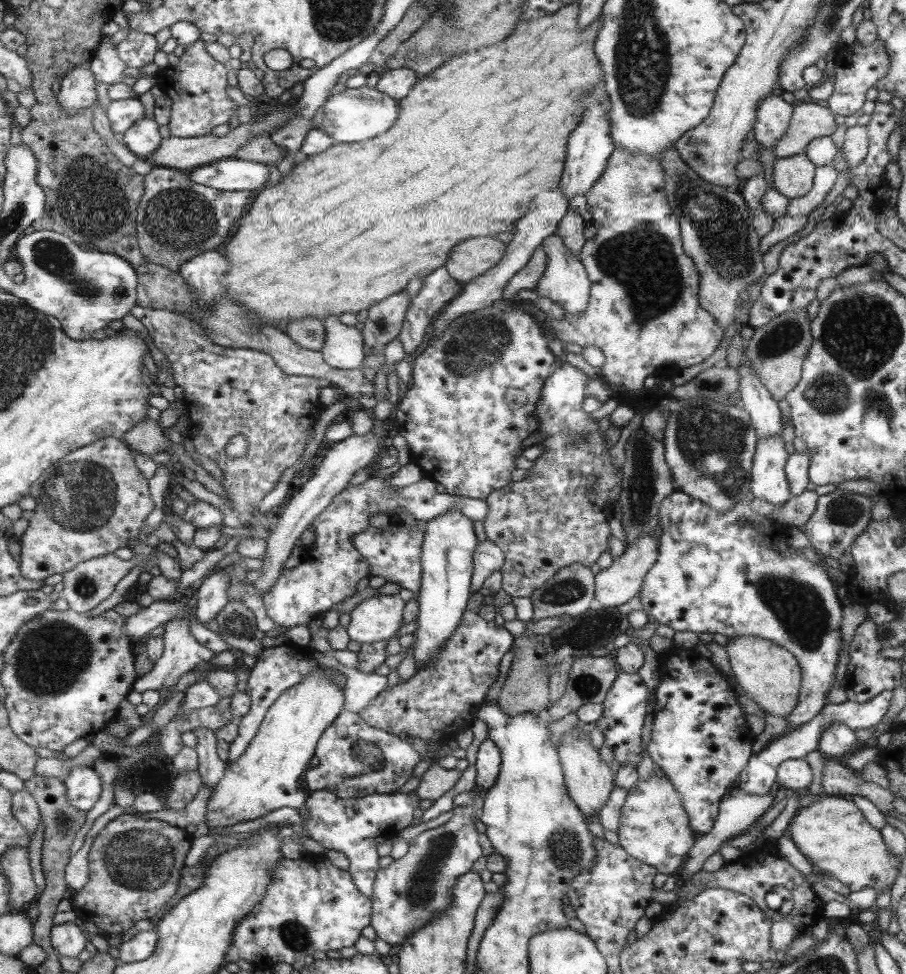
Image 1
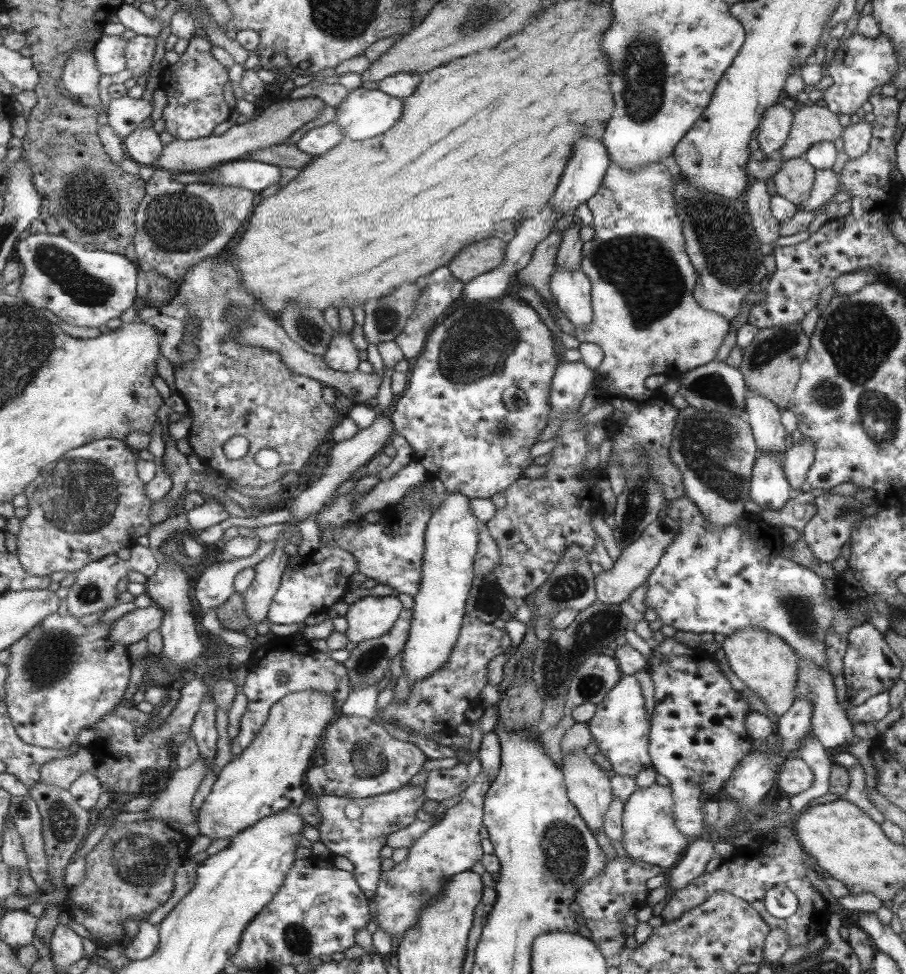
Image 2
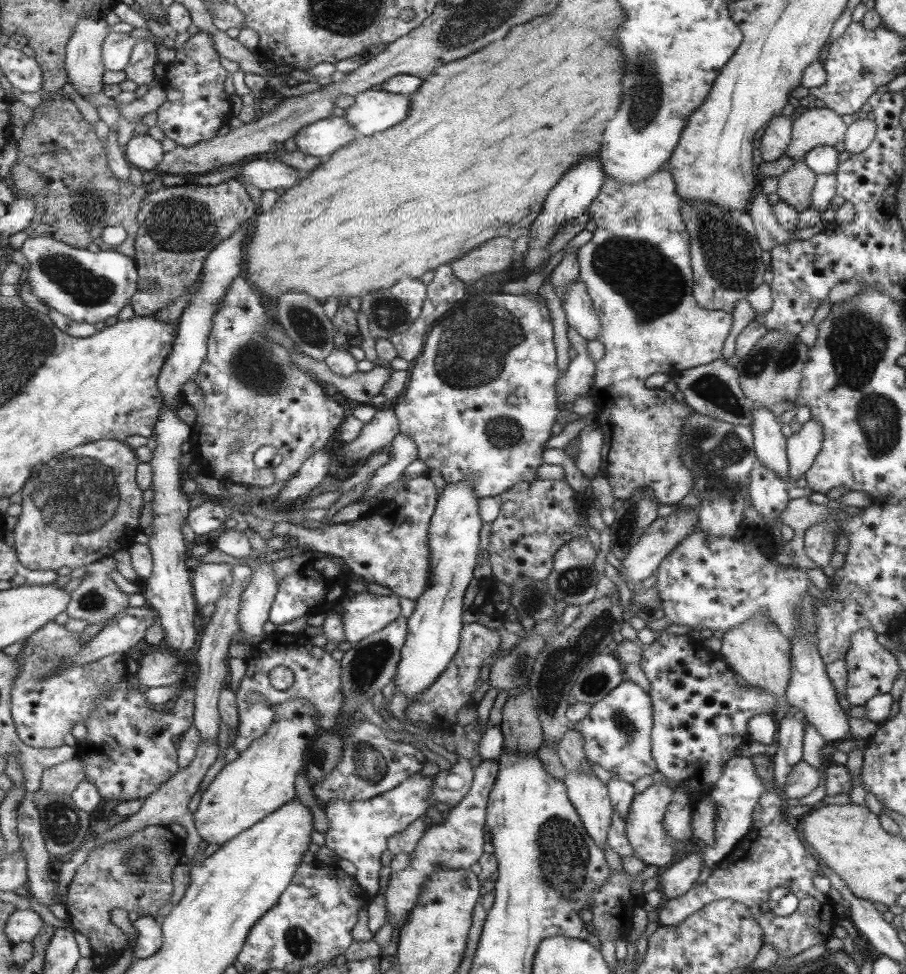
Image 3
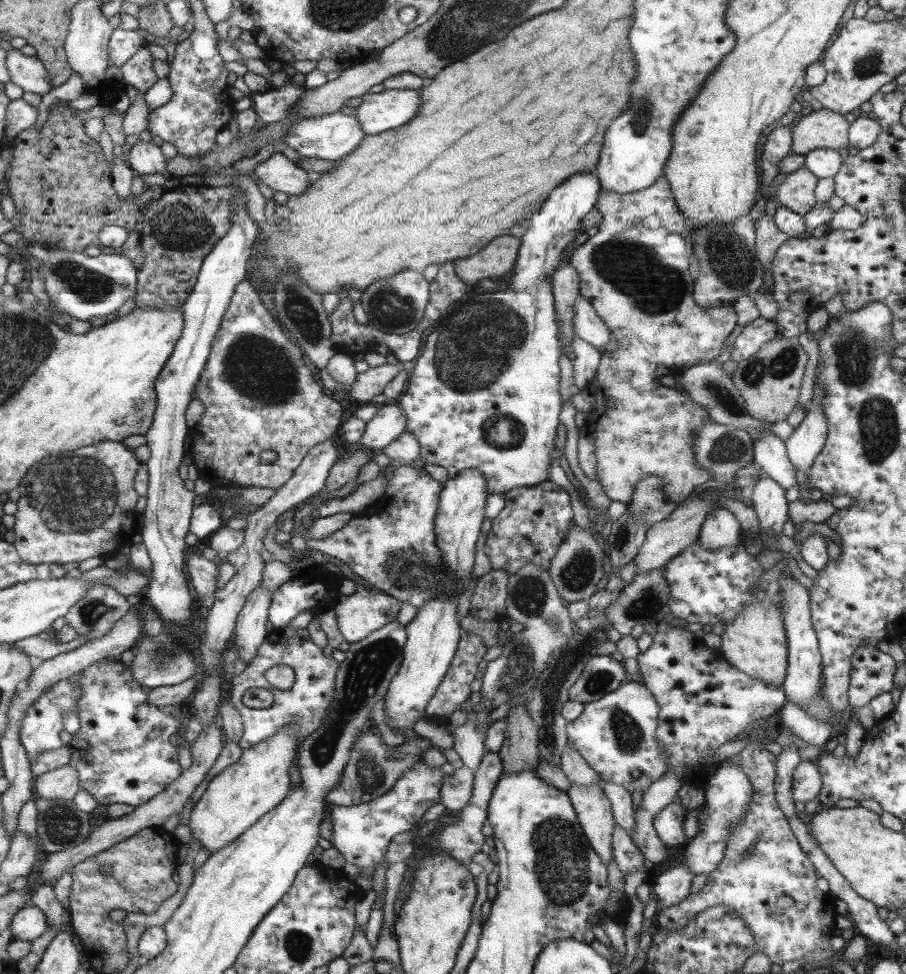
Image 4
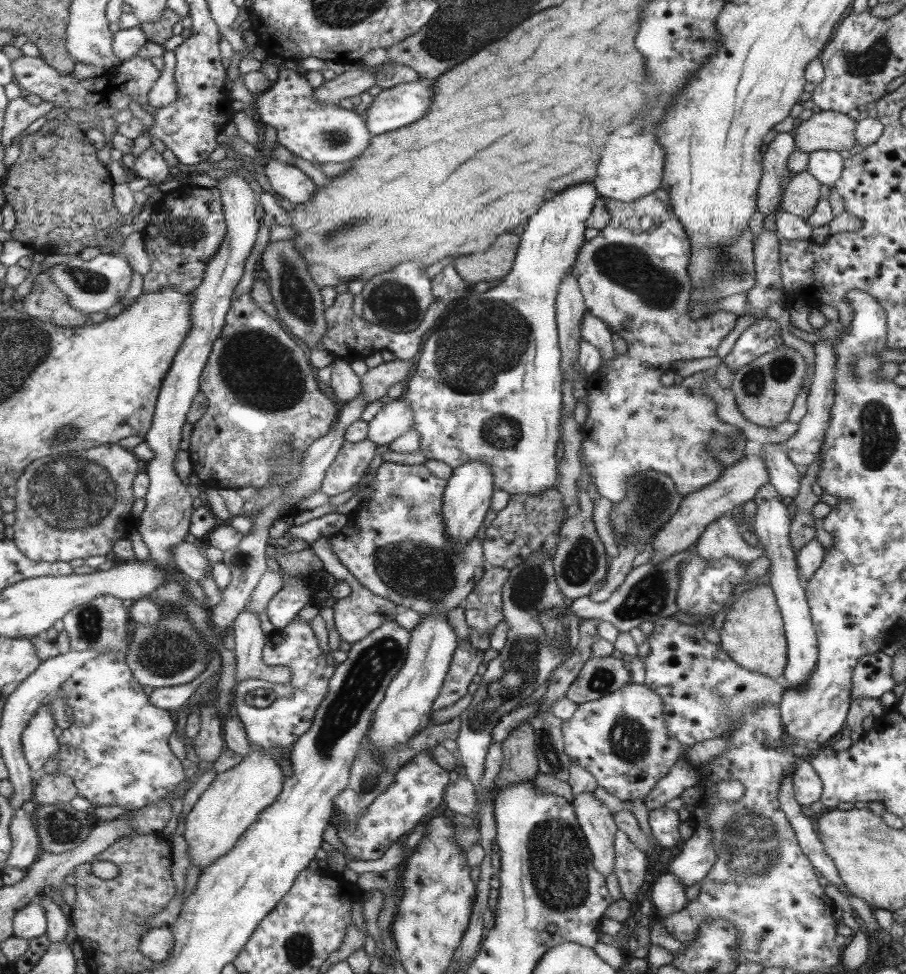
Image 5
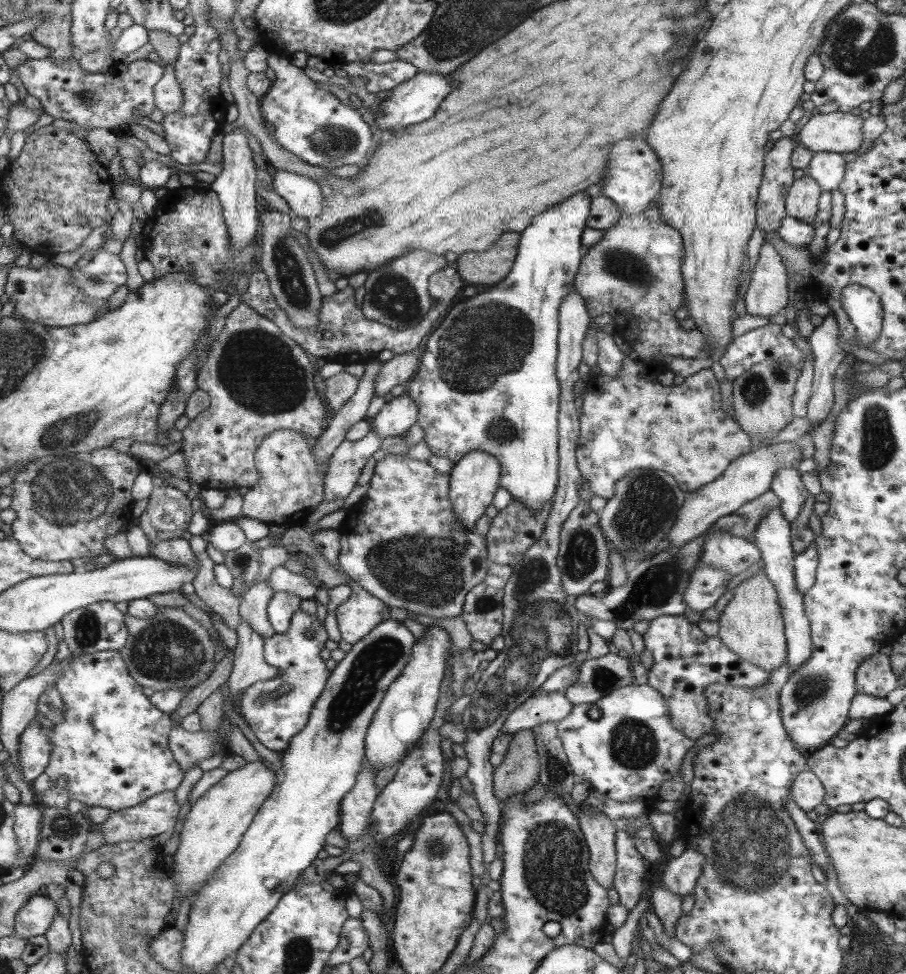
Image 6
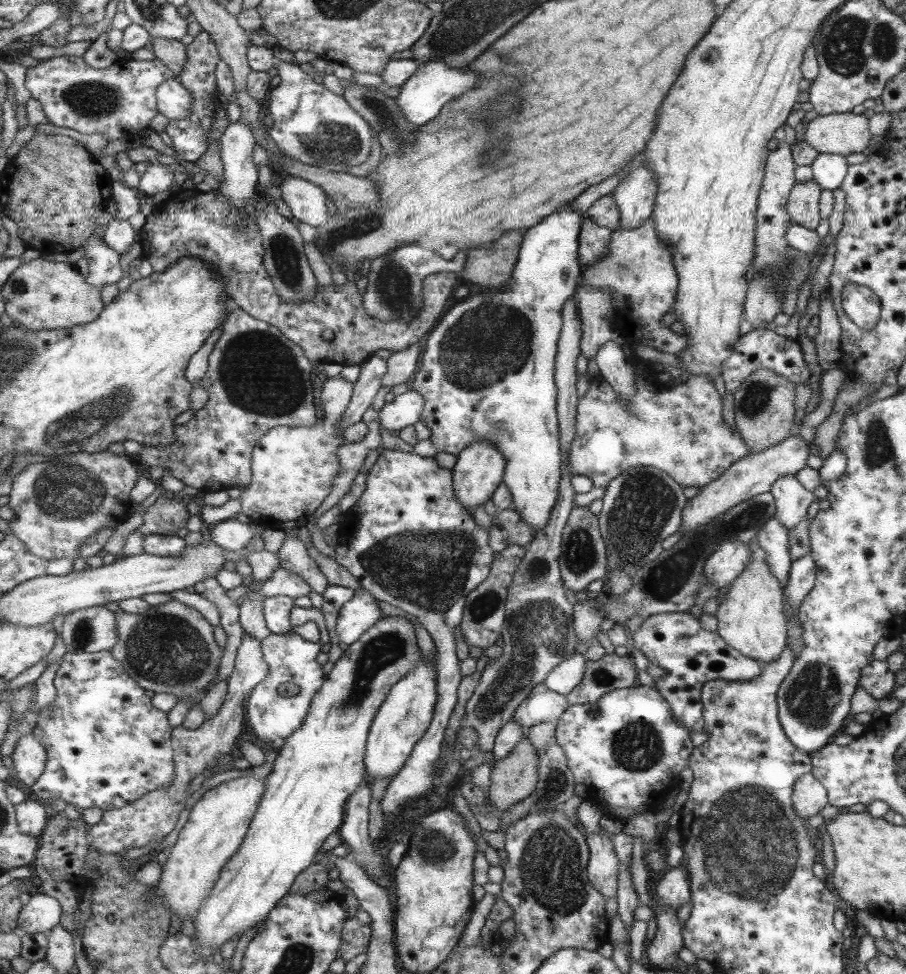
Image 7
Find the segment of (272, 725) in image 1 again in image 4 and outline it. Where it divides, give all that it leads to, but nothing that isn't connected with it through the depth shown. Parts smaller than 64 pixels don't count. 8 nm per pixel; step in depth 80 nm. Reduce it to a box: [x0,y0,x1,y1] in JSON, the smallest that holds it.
[189,726,297,854]

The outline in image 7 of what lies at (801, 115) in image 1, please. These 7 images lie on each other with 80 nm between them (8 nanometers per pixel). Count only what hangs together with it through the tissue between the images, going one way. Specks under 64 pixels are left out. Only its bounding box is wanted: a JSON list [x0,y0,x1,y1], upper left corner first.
[798,112,871,157]

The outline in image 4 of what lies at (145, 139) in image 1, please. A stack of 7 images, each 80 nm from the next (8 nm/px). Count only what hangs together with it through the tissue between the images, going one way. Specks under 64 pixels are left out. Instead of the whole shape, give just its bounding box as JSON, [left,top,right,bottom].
[127,141,167,176]

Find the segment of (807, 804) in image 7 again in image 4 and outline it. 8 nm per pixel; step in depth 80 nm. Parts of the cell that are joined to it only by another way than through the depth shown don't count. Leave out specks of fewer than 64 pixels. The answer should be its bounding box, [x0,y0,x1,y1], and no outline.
[792,760,823,802]

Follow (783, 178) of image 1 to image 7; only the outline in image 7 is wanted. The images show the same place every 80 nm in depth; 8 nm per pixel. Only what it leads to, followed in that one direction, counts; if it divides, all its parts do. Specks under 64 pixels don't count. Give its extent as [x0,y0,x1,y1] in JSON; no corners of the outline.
[787,179,820,231]

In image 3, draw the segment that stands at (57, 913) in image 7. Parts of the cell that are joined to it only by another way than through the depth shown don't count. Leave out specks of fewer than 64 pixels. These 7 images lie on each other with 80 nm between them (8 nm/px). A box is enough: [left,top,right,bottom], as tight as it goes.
[6,909,45,945]

